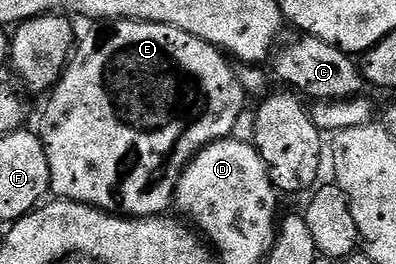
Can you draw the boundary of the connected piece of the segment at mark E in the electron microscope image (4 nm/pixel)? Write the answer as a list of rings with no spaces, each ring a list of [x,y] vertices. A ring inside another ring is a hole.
[[[118,18],[89,26],[92,27],[85,34],[83,31],[79,35],[78,45],[68,63],[68,69],[51,91],[47,99],[48,107],[44,110],[42,137],[46,148],[46,160],[50,164],[51,193],[60,200],[81,202],[95,210],[104,210],[108,214],[119,214],[126,218],[154,218],[163,215],[167,211],[164,209],[173,205],[178,180],[196,154],[211,142],[229,137],[235,131],[232,129],[244,110],[244,102],[246,103],[244,89],[236,78],[233,63],[217,46],[210,45],[206,40],[198,40],[198,36],[190,36],[190,32],[182,32],[182,28],[174,28],[161,22],[139,22],[137,18]]]

